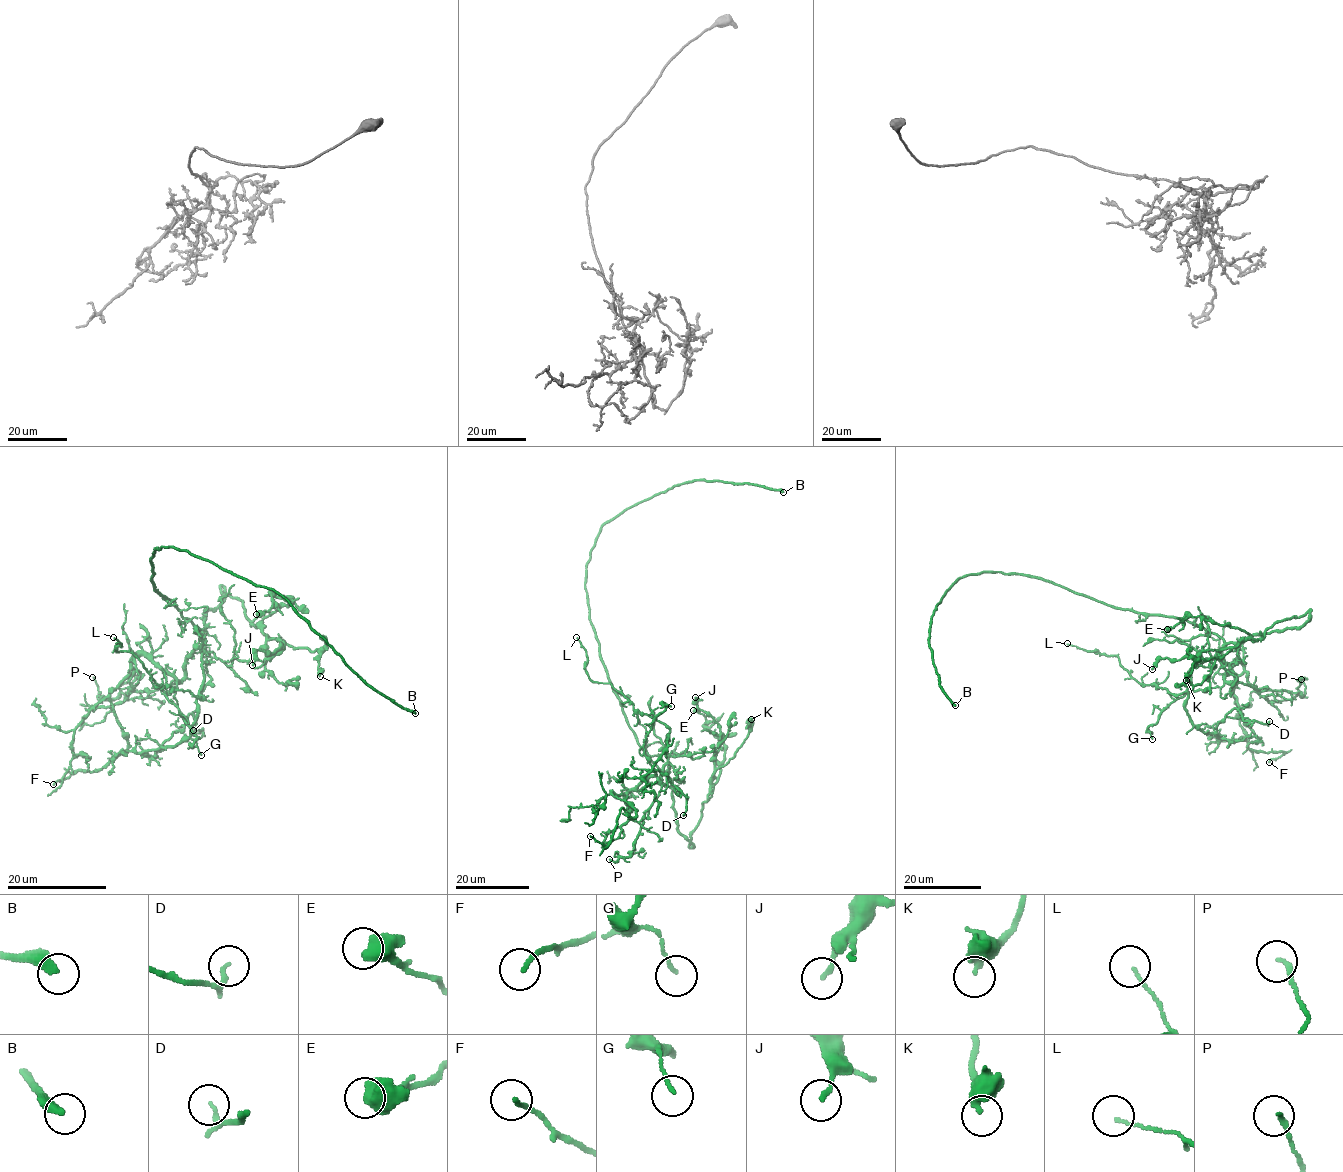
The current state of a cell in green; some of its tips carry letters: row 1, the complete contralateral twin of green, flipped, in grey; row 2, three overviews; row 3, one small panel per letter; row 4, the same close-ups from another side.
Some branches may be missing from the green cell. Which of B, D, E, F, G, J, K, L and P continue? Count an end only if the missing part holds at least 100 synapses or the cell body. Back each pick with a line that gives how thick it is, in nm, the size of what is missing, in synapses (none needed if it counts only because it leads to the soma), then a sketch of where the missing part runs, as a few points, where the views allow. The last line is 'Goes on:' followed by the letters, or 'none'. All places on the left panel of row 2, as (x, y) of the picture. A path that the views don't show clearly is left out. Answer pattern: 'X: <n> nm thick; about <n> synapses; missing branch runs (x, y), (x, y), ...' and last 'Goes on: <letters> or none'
B: 400 nm thick
Goes on: B

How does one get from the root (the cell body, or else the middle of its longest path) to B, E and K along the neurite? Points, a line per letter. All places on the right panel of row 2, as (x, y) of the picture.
B: (1129, 609), (1019, 573), (980, 572), (962, 576), (936, 606), (929, 639), (942, 690), (955, 705)
E: (1129, 609), (1234, 642), (1299, 628), (1310, 610), (1255, 640), (1200, 616), (1167, 629)
K: (1129, 609), (1234, 642), (1299, 628), (1310, 609), (1222, 657), (1196, 660), (1186, 680)

